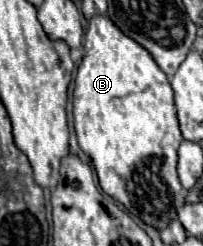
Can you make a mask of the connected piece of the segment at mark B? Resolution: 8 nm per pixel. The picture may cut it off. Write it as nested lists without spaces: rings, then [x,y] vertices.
[[[94,16],[88,22],[84,36],[86,56],[78,66],[76,88],[74,88],[74,128],[78,144],[98,174],[100,188],[104,194],[118,200],[132,216],[144,224],[164,230],[176,218],[176,204],[184,202],[184,188],[178,180],[178,146],[184,140],[178,128],[174,110],[174,92],[166,74],[158,68],[154,58],[132,38],[122,34],[108,16]]]

